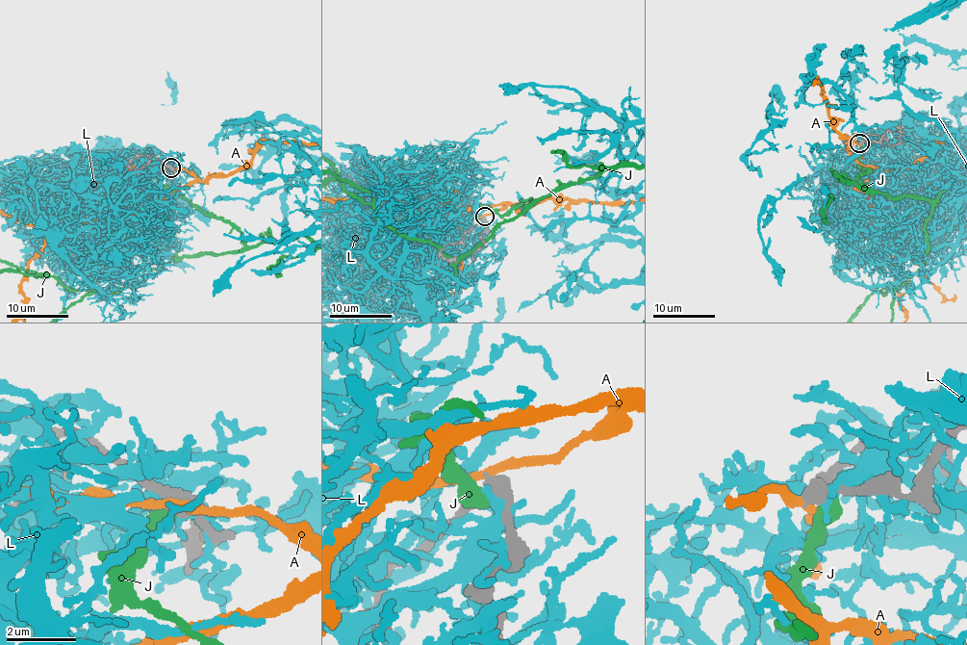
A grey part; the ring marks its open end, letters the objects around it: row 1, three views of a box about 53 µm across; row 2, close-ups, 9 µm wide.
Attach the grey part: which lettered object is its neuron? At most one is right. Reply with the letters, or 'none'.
none

